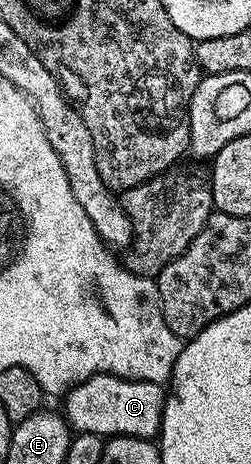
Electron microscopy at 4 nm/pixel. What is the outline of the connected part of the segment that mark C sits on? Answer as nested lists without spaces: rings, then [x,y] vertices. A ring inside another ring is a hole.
[[[94,374],[67,391],[63,398],[63,414],[76,433],[95,434],[102,438],[129,435],[131,438],[154,439],[162,426],[166,395],[164,387],[158,382]]]

